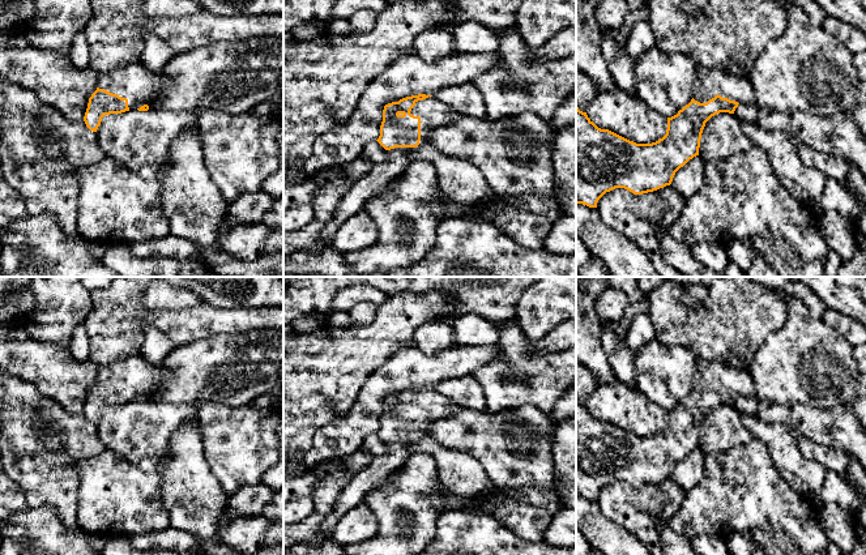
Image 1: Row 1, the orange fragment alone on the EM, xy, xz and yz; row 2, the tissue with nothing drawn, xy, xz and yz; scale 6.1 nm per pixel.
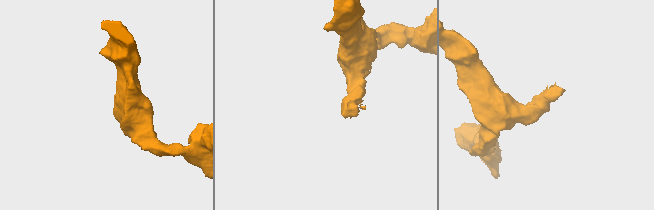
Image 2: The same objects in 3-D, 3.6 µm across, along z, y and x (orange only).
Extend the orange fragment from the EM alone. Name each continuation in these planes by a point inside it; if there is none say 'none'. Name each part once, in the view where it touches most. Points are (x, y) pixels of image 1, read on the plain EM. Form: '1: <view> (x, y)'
1: xz (434, 406)

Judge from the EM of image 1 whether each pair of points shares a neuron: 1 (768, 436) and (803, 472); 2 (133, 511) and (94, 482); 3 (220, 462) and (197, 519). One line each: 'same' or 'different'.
1: same
2: same
3: different

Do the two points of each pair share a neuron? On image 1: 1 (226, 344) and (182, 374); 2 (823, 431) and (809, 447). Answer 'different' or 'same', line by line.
1: same
2: different

